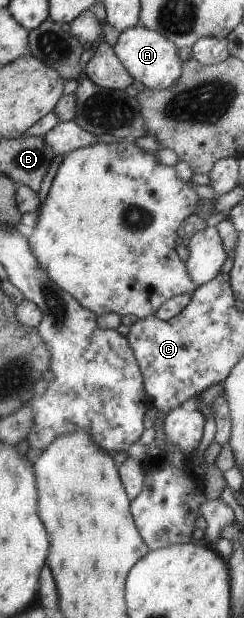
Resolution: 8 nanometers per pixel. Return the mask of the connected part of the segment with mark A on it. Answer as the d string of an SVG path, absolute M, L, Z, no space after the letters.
M138 24L124 30L114 45L115 54L125 66L127 72L147 88L155 90L163 90L171 86L181 76L184 62L178 55L178 50L173 42L167 40L159 32Z

